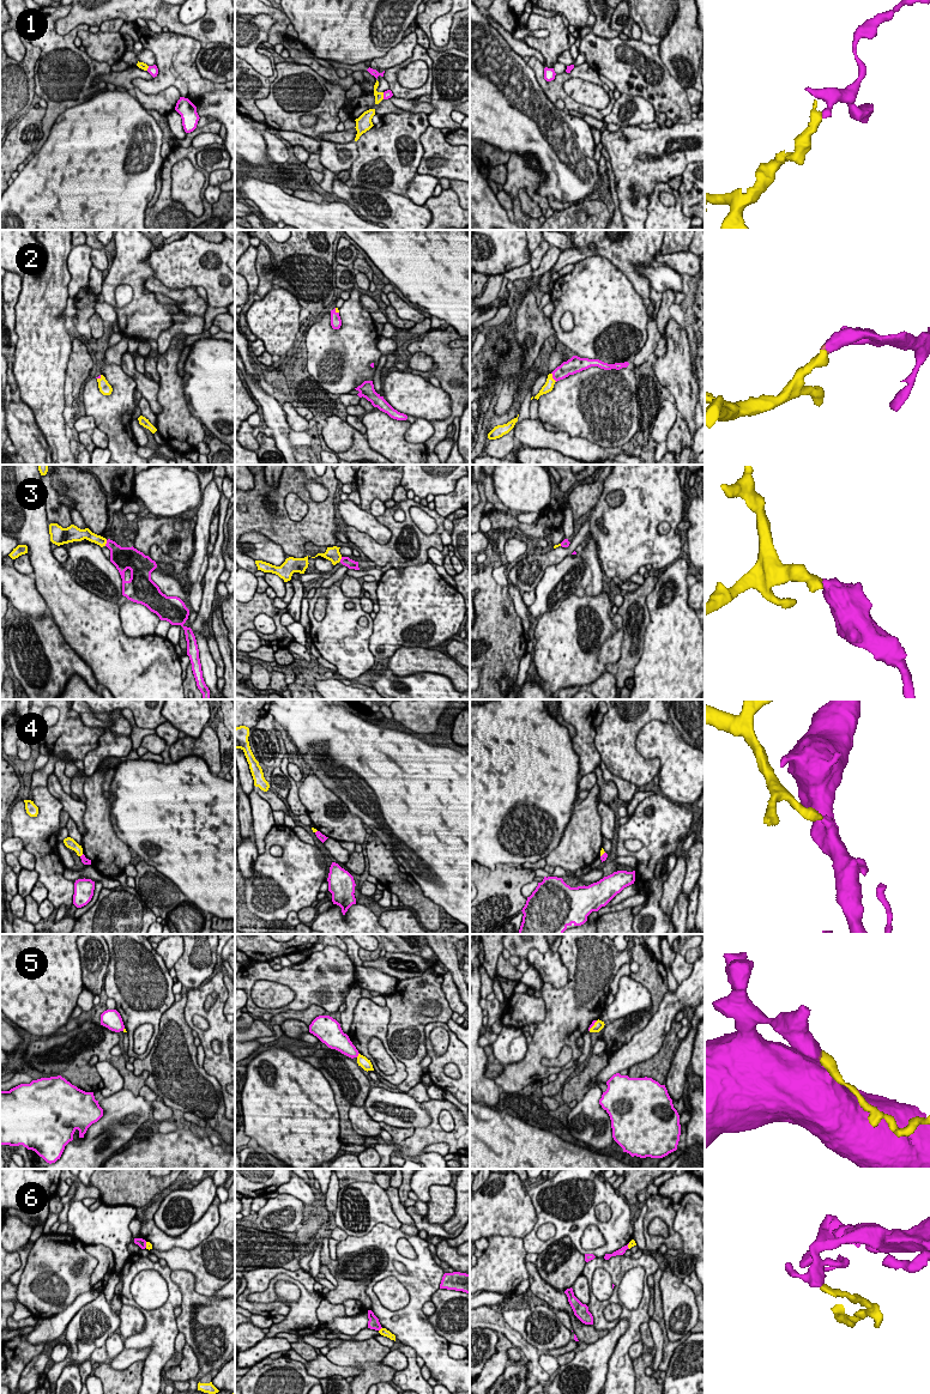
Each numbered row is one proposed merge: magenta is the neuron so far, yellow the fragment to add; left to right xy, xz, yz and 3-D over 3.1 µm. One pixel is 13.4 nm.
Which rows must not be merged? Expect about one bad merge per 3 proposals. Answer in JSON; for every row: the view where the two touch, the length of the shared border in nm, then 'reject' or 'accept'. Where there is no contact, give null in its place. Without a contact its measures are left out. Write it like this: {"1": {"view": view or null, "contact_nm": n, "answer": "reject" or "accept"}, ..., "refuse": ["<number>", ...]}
{"1": {"view": "xz", "contact_nm": 100, "answer": "reject"}, "2": {"view": "yz", "contact_nm": 140, "answer": "accept"}, "3": {"view": "xy", "contact_nm": 90, "answer": "accept"}, "4": {"view": "yz", "contact_nm": 100, "answer": "reject"}, "5": {"view": "xz", "contact_nm": 70, "answer": "reject"}, "6": {"view": "xz", "contact_nm": 70, "answer": "reject"}, "refuse": ["1", "4", "5", "6"]}

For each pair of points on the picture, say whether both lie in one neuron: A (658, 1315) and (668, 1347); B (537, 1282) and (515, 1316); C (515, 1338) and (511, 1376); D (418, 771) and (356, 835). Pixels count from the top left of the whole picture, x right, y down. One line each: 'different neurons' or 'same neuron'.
A: same neuron
B: different neurons
C: different neurons
D: different neurons

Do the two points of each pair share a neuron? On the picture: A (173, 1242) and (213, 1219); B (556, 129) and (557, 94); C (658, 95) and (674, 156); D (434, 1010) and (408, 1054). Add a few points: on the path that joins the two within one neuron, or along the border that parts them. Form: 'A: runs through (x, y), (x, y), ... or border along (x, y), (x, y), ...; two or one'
A: runs through (182, 1241), (187, 1241), (204, 1226); one
B: border along (537, 82), (542, 91), (554, 104); two
C: border along (692, 119), (684, 123), (674, 123); two
D: border along (441, 1006), (435, 1016), (418, 1013); two

